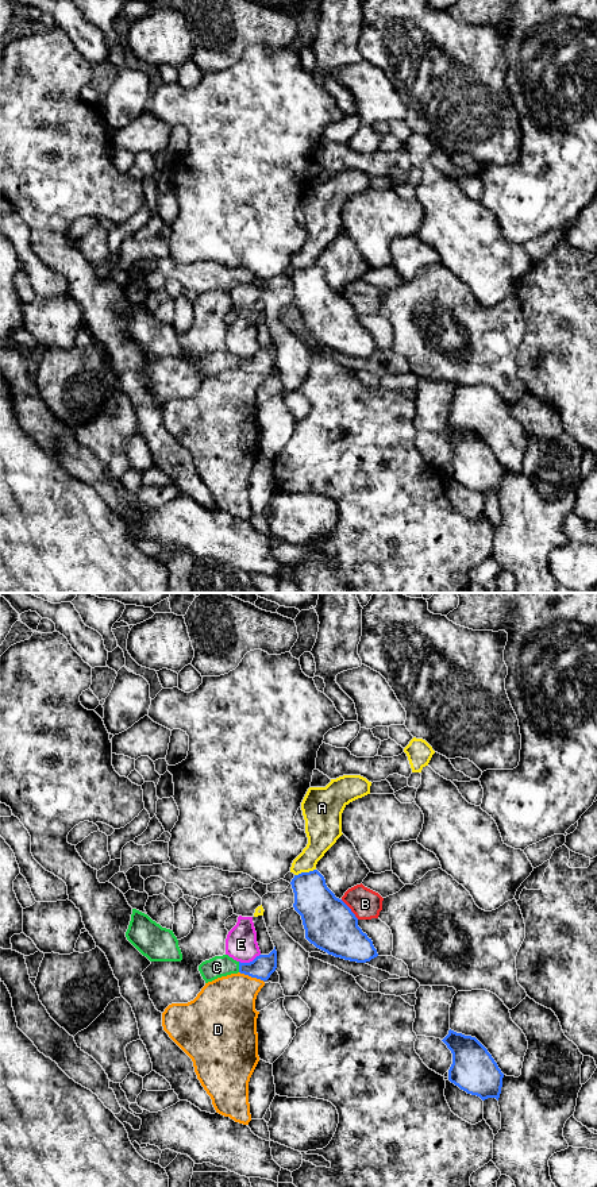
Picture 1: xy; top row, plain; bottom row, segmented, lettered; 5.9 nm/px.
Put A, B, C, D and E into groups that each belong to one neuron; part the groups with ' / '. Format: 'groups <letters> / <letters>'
groups A / B / C / D / E

